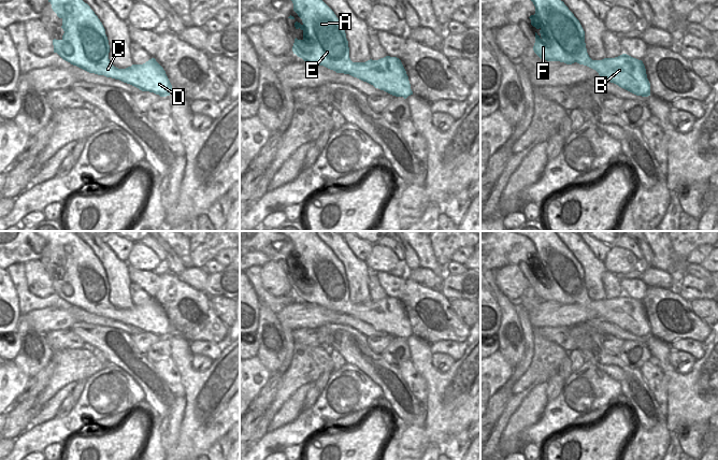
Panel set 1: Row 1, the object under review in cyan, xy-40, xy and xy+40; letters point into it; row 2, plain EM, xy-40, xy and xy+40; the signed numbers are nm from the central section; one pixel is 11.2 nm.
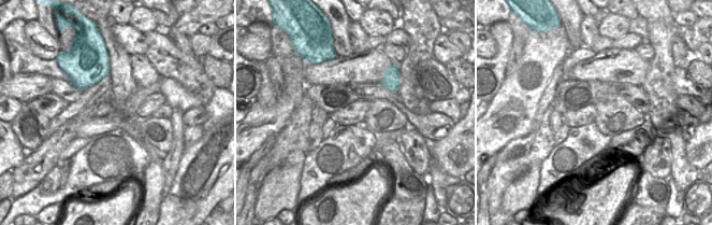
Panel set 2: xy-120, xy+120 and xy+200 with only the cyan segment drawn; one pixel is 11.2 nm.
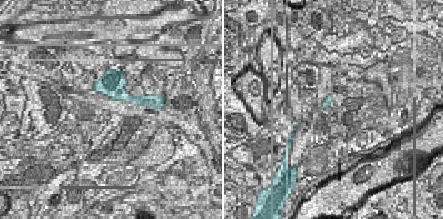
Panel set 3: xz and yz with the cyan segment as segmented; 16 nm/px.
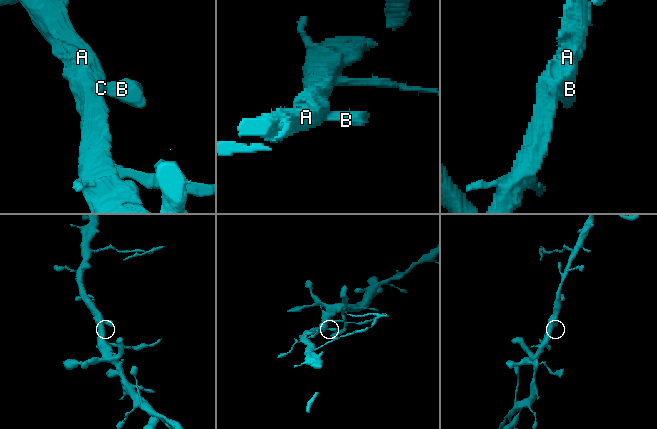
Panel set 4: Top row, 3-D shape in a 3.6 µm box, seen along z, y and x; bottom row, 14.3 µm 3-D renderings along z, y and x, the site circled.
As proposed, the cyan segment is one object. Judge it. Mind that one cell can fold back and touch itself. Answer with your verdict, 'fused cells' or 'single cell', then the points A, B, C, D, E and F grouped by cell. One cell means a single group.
single cell | A B C D E F

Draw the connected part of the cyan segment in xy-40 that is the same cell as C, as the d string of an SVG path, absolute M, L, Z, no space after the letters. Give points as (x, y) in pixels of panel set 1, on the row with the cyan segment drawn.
M48 0L53 11L62 19L64 33L61 40L53 40L54 53L57 53L63 60L76 66L89 73L104 75L130 84L142 91L149 91L160 97L170 96L172 85L163 68L155 58L149 59L143 64L132 64L126 69L114 67L110 59L110 45L105 34L105 29L90 9L83 0Z

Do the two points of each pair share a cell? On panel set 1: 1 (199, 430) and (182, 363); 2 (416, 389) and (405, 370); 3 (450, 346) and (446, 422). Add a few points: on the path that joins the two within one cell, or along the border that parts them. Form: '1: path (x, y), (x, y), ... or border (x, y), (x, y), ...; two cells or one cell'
1: path (199, 414), (195, 405), (195, 383), (191, 379); one cell
2: path (416, 385), (410, 374); one cell
3: border (469, 345), (464, 353), (455, 361); two cells

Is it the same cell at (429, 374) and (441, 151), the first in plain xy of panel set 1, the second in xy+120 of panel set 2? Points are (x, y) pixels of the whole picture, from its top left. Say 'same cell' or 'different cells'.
same cell

